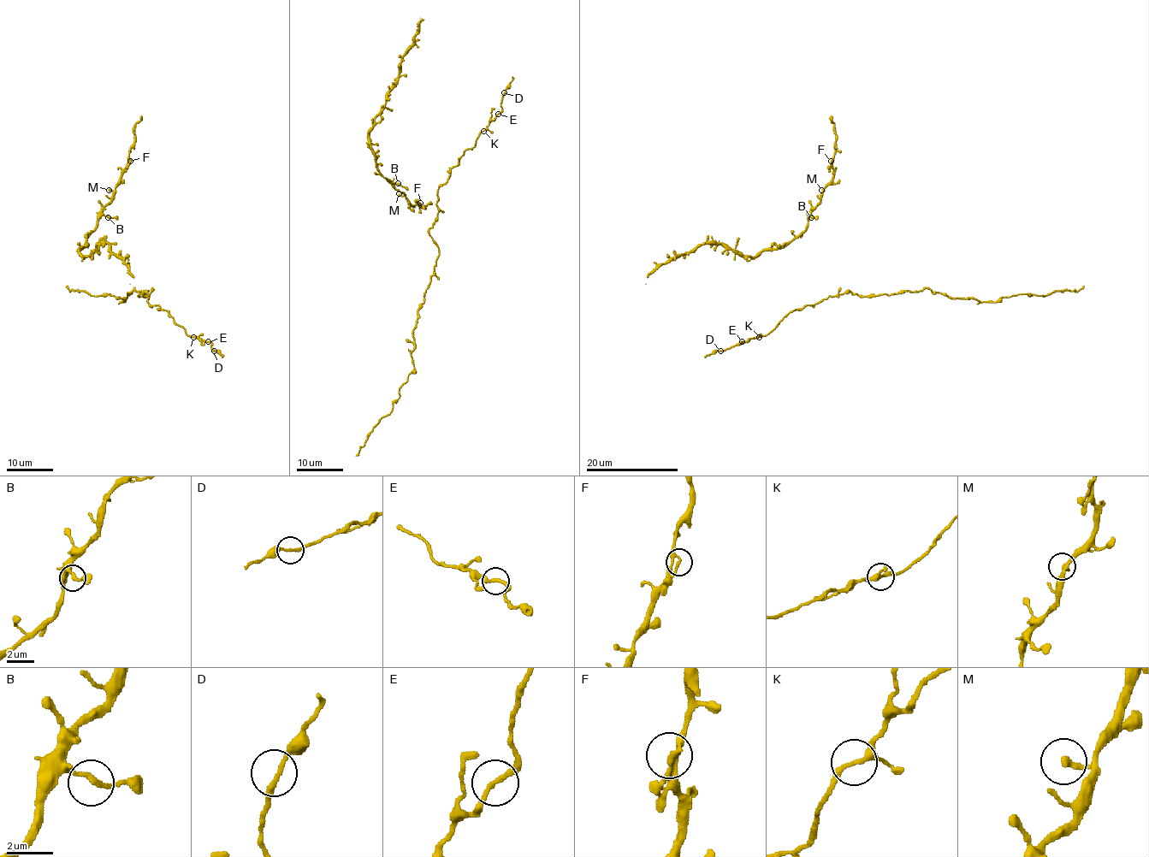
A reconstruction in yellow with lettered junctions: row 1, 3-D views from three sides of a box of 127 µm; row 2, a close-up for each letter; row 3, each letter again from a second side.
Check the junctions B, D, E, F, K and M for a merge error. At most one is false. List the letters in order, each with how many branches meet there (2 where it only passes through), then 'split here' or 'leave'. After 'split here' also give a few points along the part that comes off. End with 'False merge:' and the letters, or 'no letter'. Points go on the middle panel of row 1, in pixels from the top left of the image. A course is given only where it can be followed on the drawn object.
B: 2 | leave
D: 2 | leave
E: 2 | leave
F: 3 | leave
K: 3 | leave
M: 1 | leave
False merge: no letter

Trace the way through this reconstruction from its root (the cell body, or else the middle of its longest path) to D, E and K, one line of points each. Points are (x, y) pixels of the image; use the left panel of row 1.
D: (151, 287), (146, 297), (148, 303), (165, 310), (189, 336), (209, 341), (214, 351)
E: (151, 287), (146, 297), (150, 304), (165, 310), (189, 336), (208, 341)
K: (151, 287), (146, 297), (148, 303), (165, 310), (173, 321), (192, 337)

